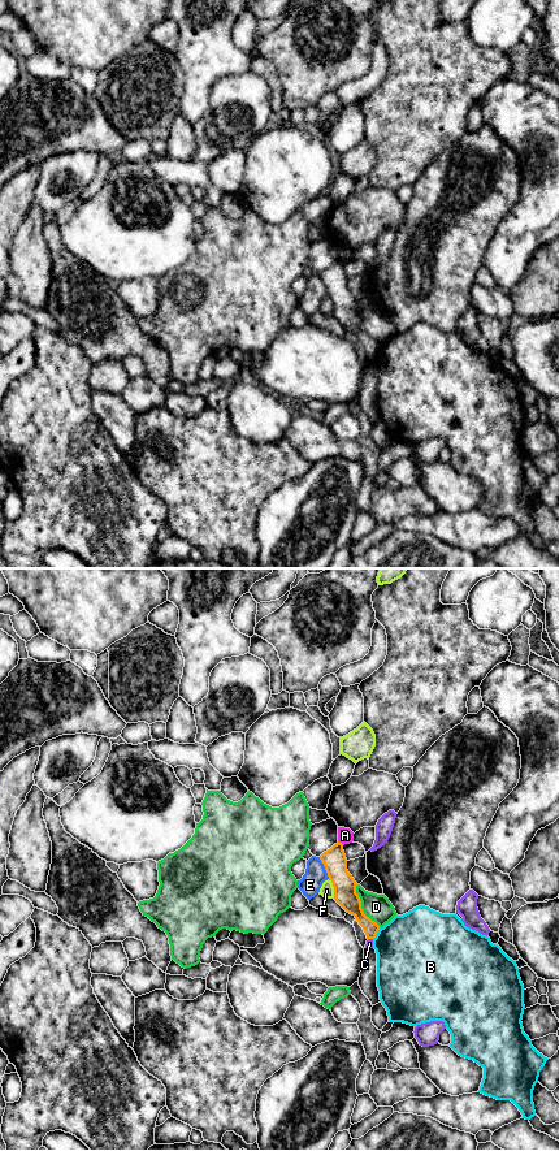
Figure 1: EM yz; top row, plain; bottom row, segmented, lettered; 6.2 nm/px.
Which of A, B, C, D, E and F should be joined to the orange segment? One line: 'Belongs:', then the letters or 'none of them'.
Belongs: none of them

